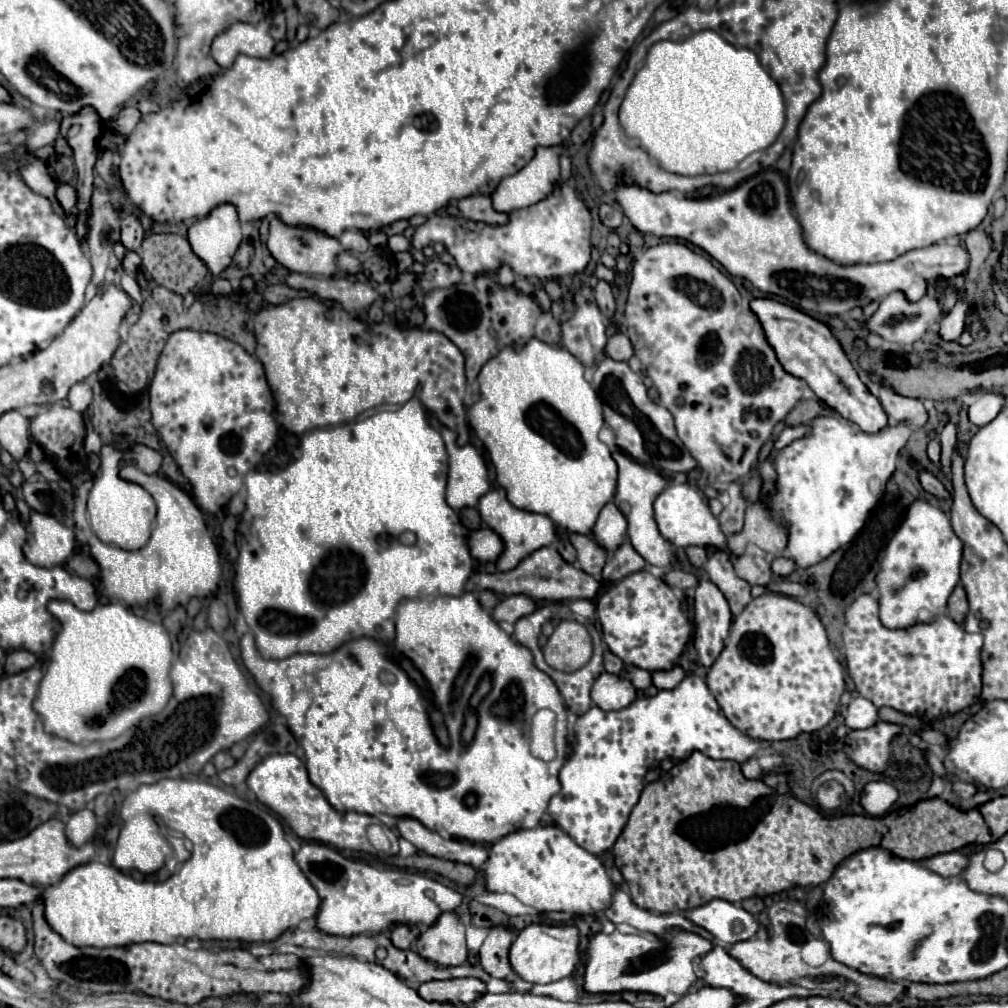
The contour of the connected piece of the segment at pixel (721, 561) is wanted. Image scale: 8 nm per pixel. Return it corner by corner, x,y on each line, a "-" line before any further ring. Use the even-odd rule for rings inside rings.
716,550
708,558
704,570
710,574
710,580
716,582
716,586
726,596
730,610
736,616
752,601
753,597
750,584
736,576
730,560
732,558
728,550

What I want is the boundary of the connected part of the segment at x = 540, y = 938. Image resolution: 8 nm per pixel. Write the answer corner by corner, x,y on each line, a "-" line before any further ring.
530,924
526,926
510,946
512,970
530,984
550,984
568,978
578,964
578,930
574,926
548,926

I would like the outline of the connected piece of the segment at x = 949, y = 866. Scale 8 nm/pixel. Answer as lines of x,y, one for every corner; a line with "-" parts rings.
948,852
948,854
936,854
928,860
924,860
924,866
940,876
958,876
964,866
966,866
968,858
960,852

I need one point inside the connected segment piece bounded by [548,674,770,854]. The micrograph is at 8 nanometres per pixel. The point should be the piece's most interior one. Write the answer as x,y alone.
602,780

